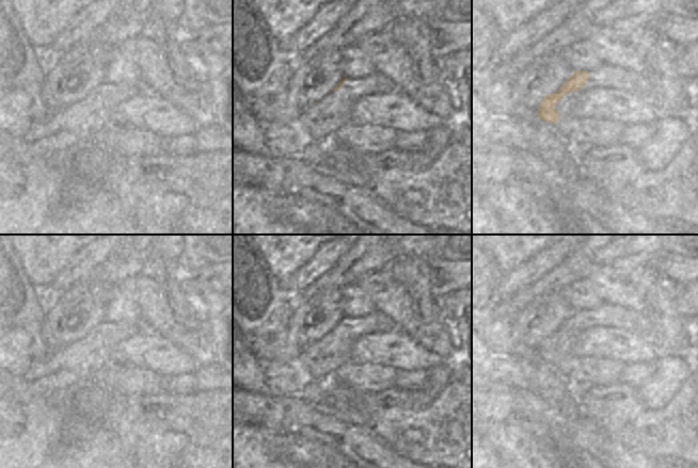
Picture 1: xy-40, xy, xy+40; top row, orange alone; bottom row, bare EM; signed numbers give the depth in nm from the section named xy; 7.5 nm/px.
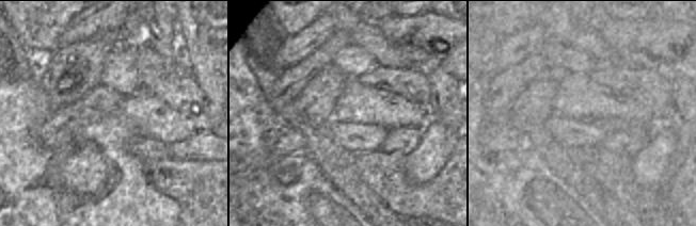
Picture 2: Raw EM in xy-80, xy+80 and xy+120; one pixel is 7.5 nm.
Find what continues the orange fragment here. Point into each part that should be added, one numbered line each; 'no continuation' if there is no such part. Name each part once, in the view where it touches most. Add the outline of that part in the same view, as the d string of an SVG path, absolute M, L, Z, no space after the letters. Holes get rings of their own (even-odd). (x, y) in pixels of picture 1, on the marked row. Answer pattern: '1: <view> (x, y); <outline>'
1: xy+40 (555, 71); M557 53L548 57L544 65L538 66L538 78L525 97L525 106L538 109L544 97L557 93L573 74L574 70L562 57Z

